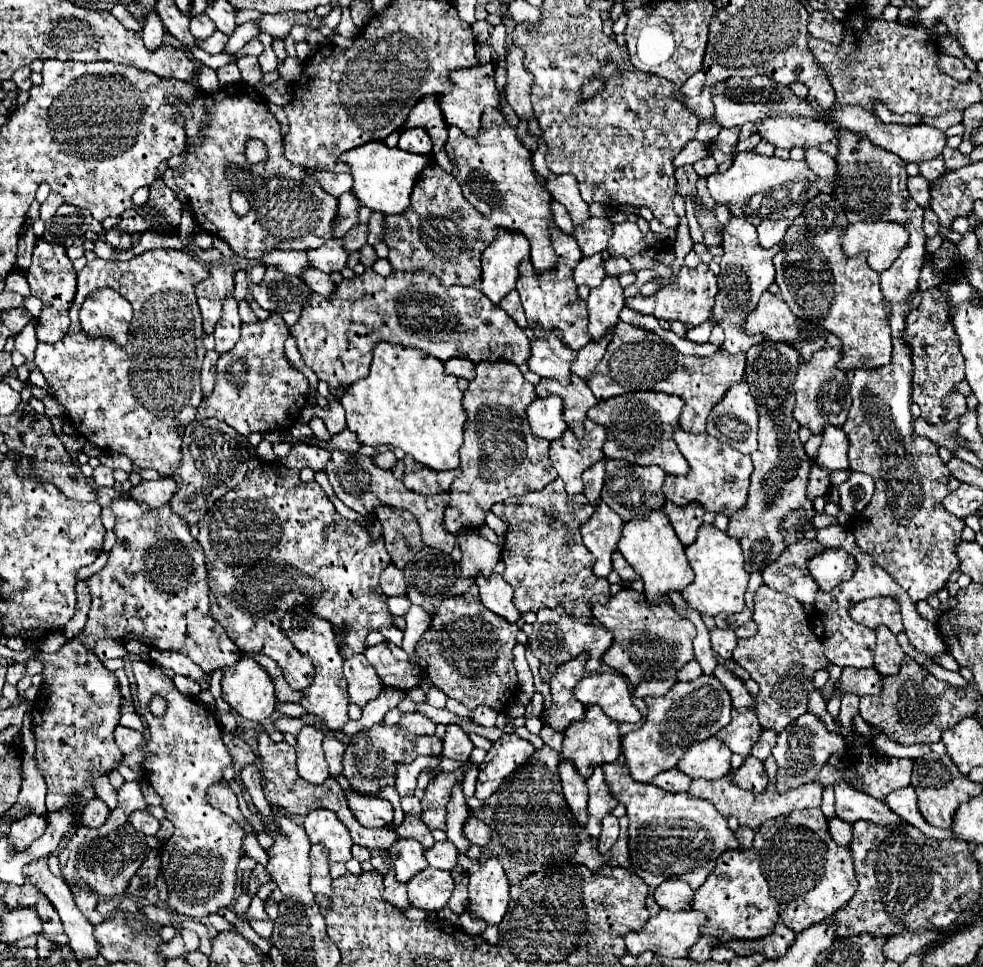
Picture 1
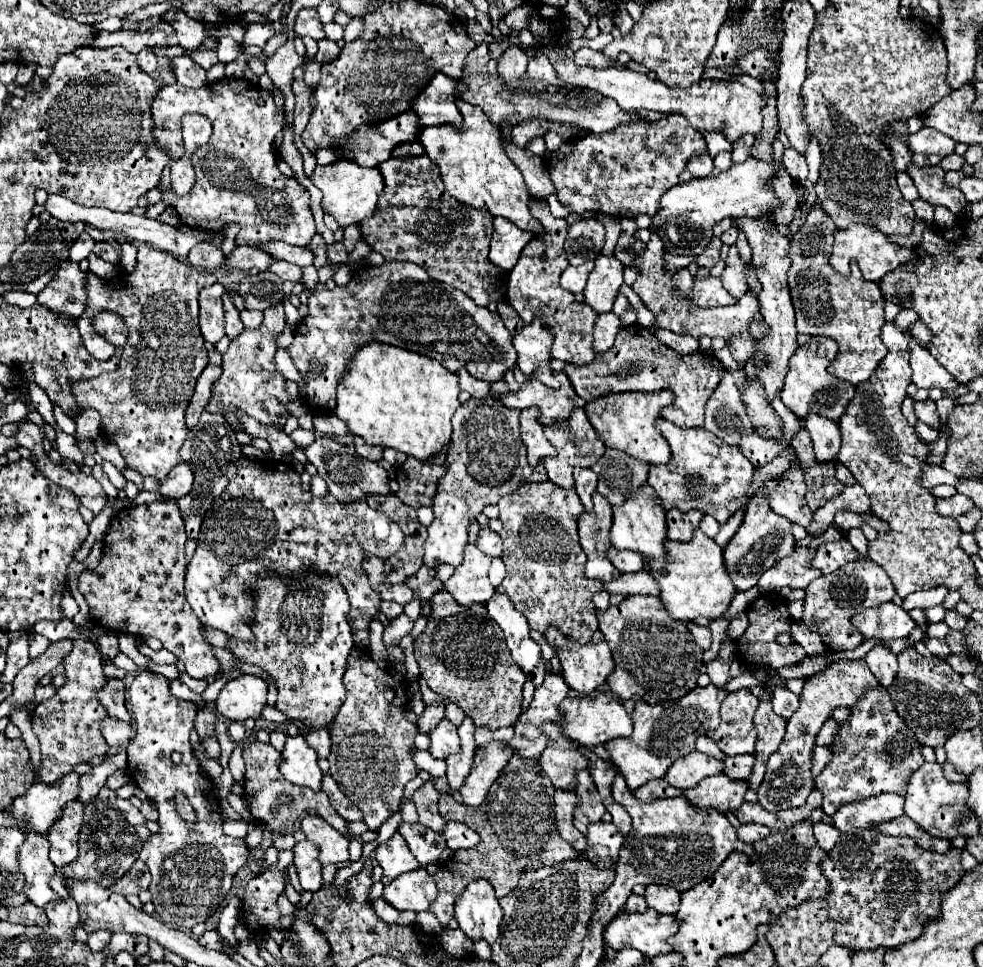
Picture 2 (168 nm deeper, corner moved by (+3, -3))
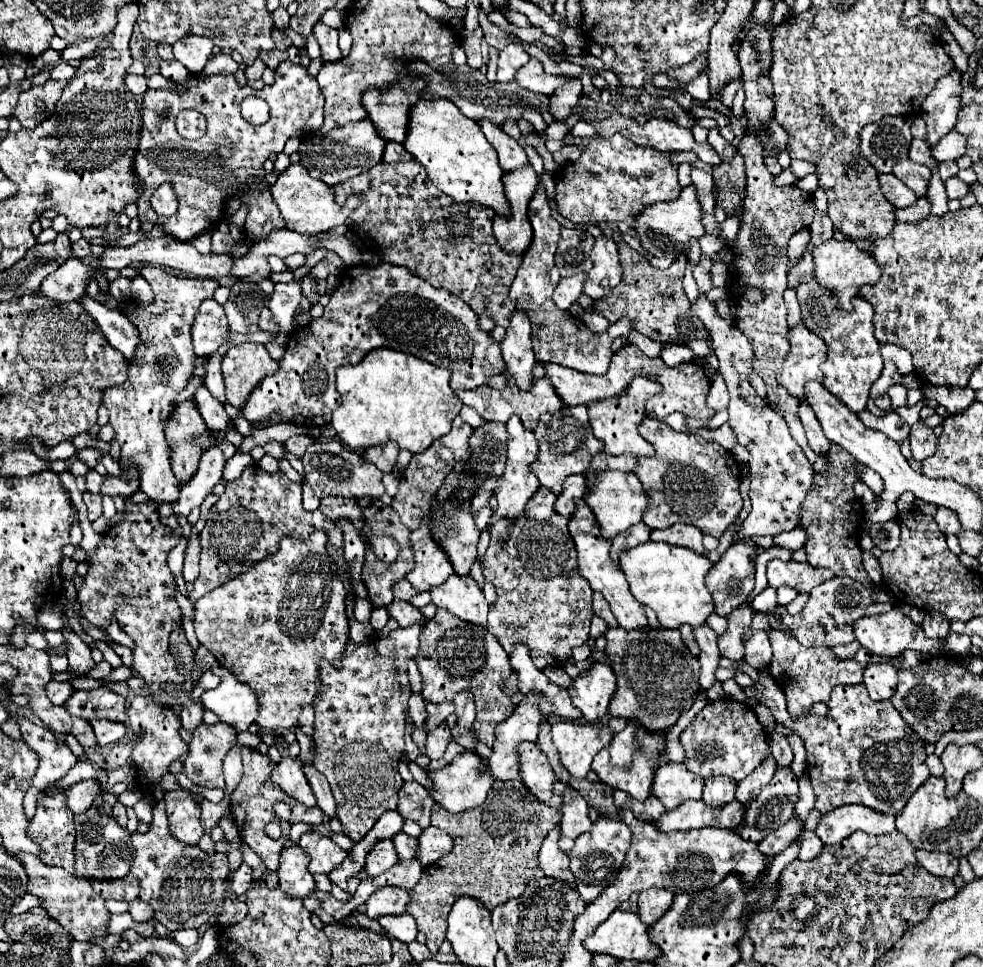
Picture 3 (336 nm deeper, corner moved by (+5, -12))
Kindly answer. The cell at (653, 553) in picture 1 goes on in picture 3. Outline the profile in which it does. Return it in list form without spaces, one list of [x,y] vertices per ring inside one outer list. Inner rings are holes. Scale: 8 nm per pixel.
[[[605,470],[605,472],[589,474],[589,476],[585,476],[585,480],[587,480],[585,502],[593,510],[597,522],[599,522],[601,536],[603,538],[611,540],[619,532],[625,532],[633,524],[639,524],[641,522],[643,510],[647,508],[647,496],[645,496],[645,492],[641,488],[641,482],[637,480],[637,476],[633,472]]]

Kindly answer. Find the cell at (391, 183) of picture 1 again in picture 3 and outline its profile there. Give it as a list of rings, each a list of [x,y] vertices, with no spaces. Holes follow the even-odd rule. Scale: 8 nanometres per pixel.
[[[291,164],[277,178],[275,186],[271,186],[271,196],[281,212],[281,218],[285,220],[287,228],[301,232],[301,234],[315,234],[315,232],[327,232],[331,228],[337,228],[337,226],[345,224],[345,220],[351,216],[351,212],[361,204],[361,196],[349,196],[345,206],[339,206],[335,202],[335,194],[331,190],[331,186],[309,176],[309,172],[301,164]]]

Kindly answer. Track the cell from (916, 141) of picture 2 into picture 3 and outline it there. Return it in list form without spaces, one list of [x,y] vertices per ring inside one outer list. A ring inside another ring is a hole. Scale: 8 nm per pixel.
[[[951,130],[947,136],[939,140],[939,144],[933,148],[933,156],[937,162],[947,162],[947,160],[959,160],[965,154],[967,140],[961,136],[957,130]]]

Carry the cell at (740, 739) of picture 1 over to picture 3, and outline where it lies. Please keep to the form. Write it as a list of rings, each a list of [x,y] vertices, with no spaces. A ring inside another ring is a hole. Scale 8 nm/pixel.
[[[731,698],[707,702],[707,706],[697,712],[695,720],[681,732],[679,740],[685,750],[685,768],[703,778],[729,776],[731,780],[741,782],[761,764],[761,760],[771,756],[767,732],[759,724],[755,712],[747,704]]]

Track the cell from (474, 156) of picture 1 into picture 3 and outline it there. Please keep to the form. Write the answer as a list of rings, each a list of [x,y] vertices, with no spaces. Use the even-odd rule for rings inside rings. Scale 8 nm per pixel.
[[[421,98],[409,114],[411,118],[403,146],[417,162],[423,164],[431,182],[455,202],[479,202],[493,208],[497,214],[509,214],[509,202],[501,184],[503,170],[497,162],[495,148],[487,142],[481,128],[445,98]]]

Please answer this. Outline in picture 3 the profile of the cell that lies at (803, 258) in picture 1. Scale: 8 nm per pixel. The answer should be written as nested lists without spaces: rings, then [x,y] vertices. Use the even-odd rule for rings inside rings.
[[[815,280],[797,288],[797,298],[801,304],[801,314],[805,326],[821,336],[827,344],[827,358],[821,364],[825,374],[823,386],[837,396],[851,412],[861,412],[867,406],[871,384],[879,378],[883,370],[883,358],[879,352],[879,342],[873,334],[873,308],[863,298],[855,296],[851,300],[851,310],[843,310],[839,302],[829,296]]]

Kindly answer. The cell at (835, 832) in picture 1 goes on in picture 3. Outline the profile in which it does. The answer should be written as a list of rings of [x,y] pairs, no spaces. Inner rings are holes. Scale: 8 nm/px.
[[[801,832],[797,858],[799,860],[813,860],[821,852],[821,848],[823,848],[823,844],[821,844],[821,840],[815,834],[803,834]]]

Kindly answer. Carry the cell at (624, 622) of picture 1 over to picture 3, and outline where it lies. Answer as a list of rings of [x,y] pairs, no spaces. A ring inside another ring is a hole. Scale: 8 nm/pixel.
[[[623,630],[605,632],[611,668],[617,676],[617,692],[609,704],[615,718],[633,720],[649,732],[667,732],[699,696],[699,660],[681,642],[679,630]]]

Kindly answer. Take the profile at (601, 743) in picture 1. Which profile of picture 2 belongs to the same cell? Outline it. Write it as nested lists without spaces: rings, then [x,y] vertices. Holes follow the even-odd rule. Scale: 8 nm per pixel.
[[[551,721],[543,723],[543,733],[549,737],[547,749],[539,757],[539,765],[551,777],[551,783],[563,791],[575,791],[577,771],[589,765],[589,759],[581,753],[579,743],[571,743],[563,735],[563,723]]]

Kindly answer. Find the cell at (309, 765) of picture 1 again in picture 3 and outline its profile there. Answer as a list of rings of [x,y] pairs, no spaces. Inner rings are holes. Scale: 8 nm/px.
[[[281,758],[271,772],[271,780],[291,798],[301,802],[303,806],[315,806],[315,796],[309,790],[309,782],[303,776],[299,758]]]

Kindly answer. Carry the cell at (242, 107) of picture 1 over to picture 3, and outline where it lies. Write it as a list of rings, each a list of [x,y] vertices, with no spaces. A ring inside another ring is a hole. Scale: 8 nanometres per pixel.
[[[281,62],[281,66],[275,72],[275,82],[271,86],[265,86],[263,90],[251,90],[251,88],[239,88],[235,82],[233,74],[191,74],[185,82],[185,92],[177,94],[173,88],[163,88],[163,90],[147,90],[143,96],[143,104],[141,104],[141,118],[143,118],[143,126],[141,126],[141,140],[139,140],[139,150],[135,156],[135,172],[141,180],[141,196],[137,198],[137,208],[139,208],[139,230],[143,234],[149,234],[149,230],[153,226],[161,226],[163,232],[167,236],[173,236],[175,240],[191,240],[193,236],[197,236],[199,232],[211,231],[217,222],[219,216],[225,210],[225,200],[227,198],[239,198],[241,202],[245,202],[249,206],[249,216],[245,220],[245,238],[251,242],[257,242],[265,236],[269,236],[269,232],[273,228],[285,228],[285,222],[279,216],[279,208],[277,204],[273,204],[269,190],[257,190],[253,186],[251,194],[245,194],[247,190],[247,178],[263,178],[265,176],[264,162],[269,158],[269,154],[280,153],[284,150],[287,138],[305,138],[313,132],[317,132],[323,124],[323,102],[325,98],[321,96],[319,84],[317,80],[307,72],[305,66],[295,64],[295,62]],[[245,96],[263,96],[263,100],[267,100],[269,108],[271,108],[271,120],[263,126],[253,126],[249,122],[245,122],[239,114],[241,102],[245,100]],[[179,110],[197,110],[205,116],[207,120],[207,132],[203,138],[199,140],[185,140],[179,136],[177,128],[175,128],[175,118],[179,114]],[[169,182],[175,188],[177,200],[179,200],[179,208],[173,216],[159,216],[151,204],[149,198],[153,194],[153,190],[161,184]]]

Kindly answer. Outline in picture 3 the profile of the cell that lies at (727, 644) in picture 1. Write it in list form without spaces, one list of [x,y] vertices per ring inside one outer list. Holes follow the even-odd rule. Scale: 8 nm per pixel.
[[[685,624],[685,626],[681,626],[679,630],[681,630],[681,640],[683,640],[683,644],[689,648],[689,652],[691,652],[693,656],[697,656],[697,654],[699,654],[699,646],[697,646],[697,642],[695,642],[693,628]]]

